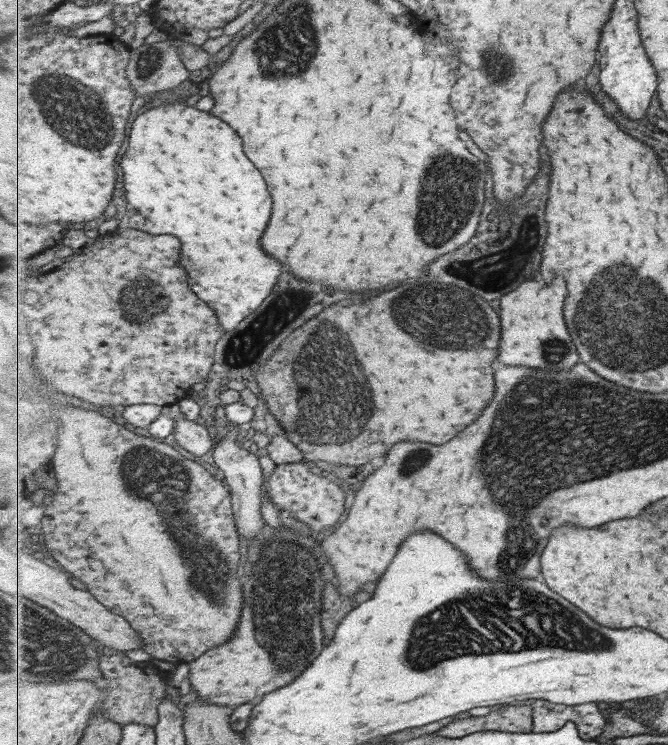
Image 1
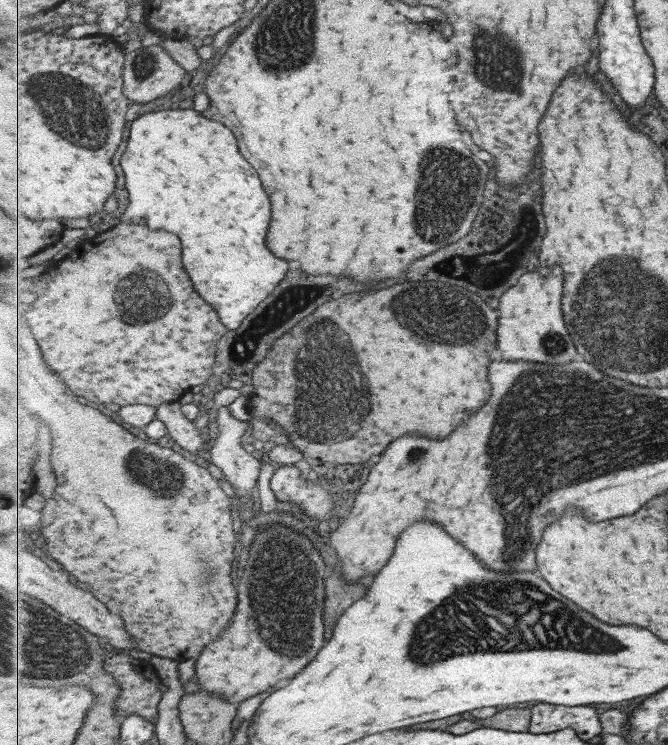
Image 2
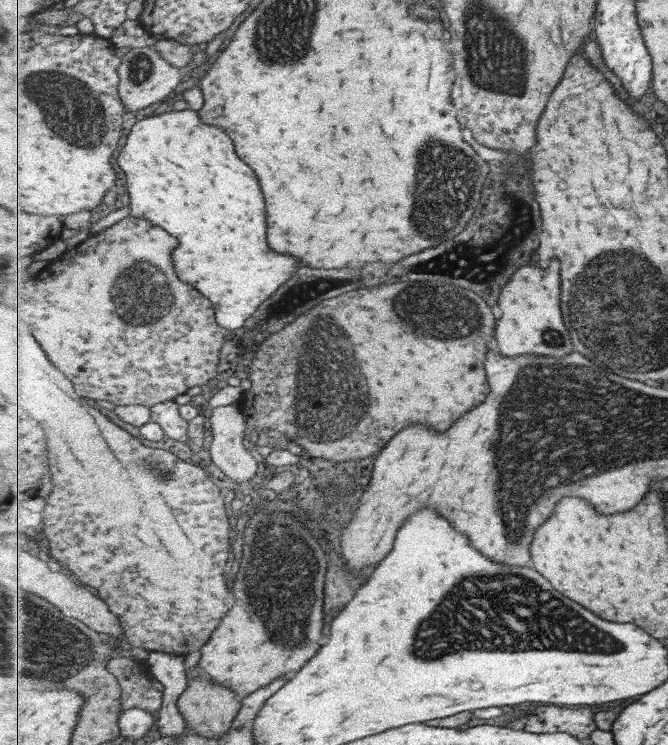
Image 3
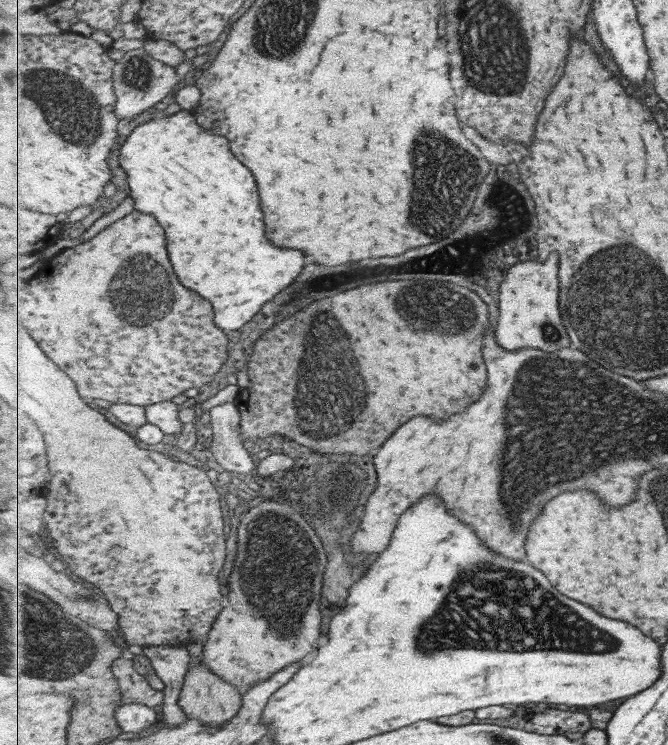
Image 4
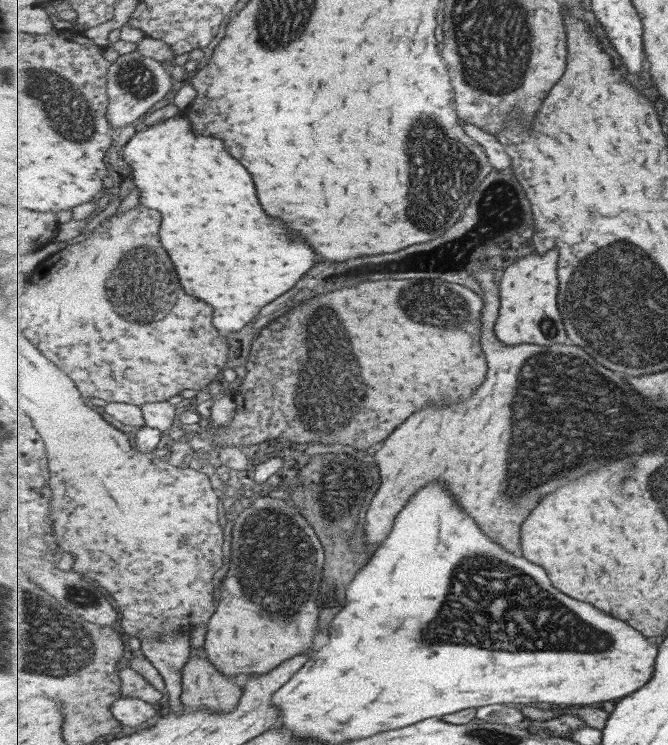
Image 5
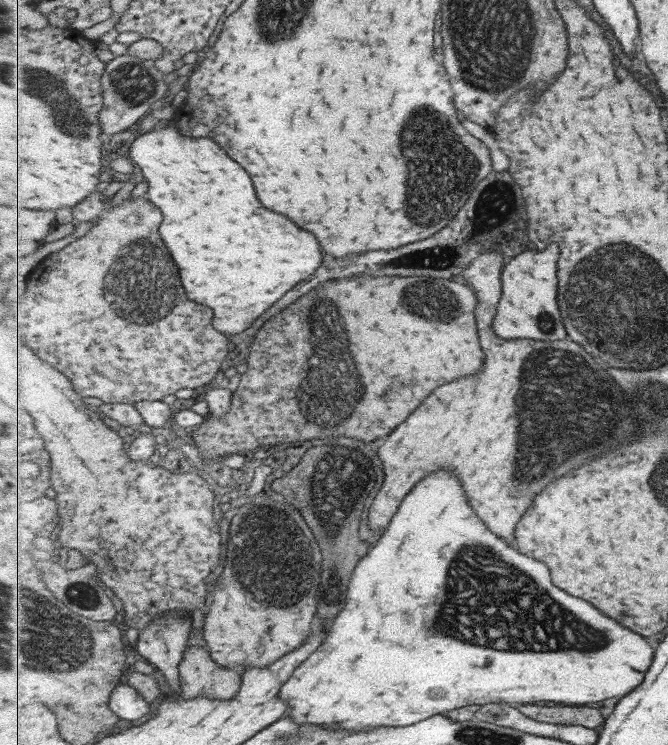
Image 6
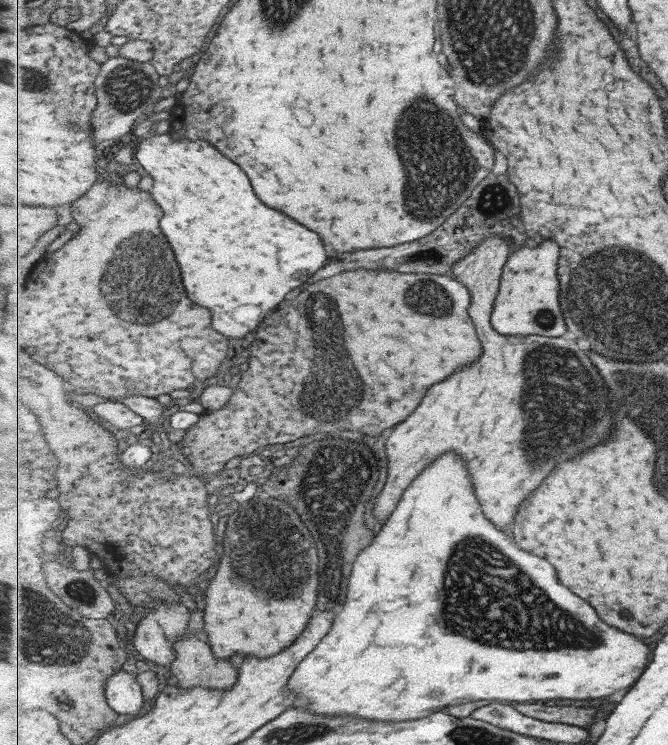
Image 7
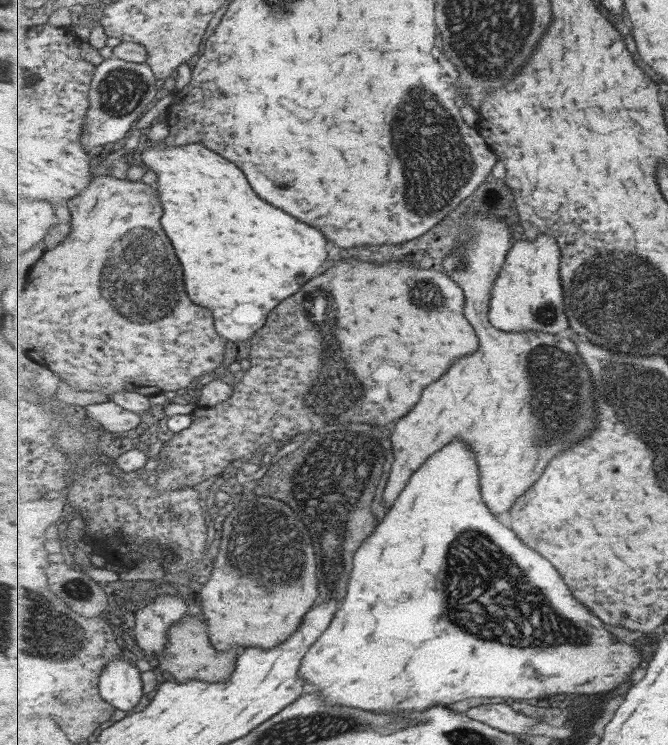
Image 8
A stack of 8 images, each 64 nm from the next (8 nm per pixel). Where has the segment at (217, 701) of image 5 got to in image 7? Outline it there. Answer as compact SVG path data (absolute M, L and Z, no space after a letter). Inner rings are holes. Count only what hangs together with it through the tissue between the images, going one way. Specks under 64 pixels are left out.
M188 634L176 645L177 658L169 671L178 680L178 685L187 688L217 688L229 690L239 683L239 662L233 666L229 660L217 660L211 646L195 634Z

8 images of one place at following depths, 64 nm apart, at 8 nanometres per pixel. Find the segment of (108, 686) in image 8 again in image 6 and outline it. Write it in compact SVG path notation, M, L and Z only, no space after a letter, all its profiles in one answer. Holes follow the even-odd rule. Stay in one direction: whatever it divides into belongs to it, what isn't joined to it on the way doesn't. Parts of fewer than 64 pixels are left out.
M126 681L113 690L110 707L123 720L124 725L127 725L127 722L143 720L154 714L153 706L133 686L127 685Z

